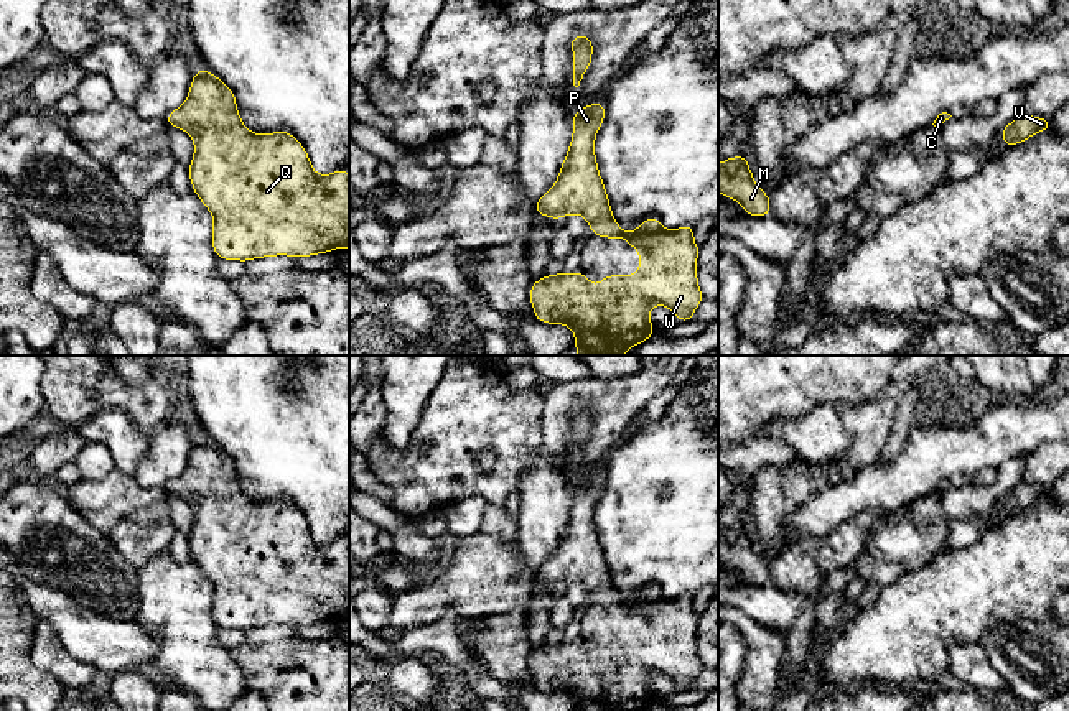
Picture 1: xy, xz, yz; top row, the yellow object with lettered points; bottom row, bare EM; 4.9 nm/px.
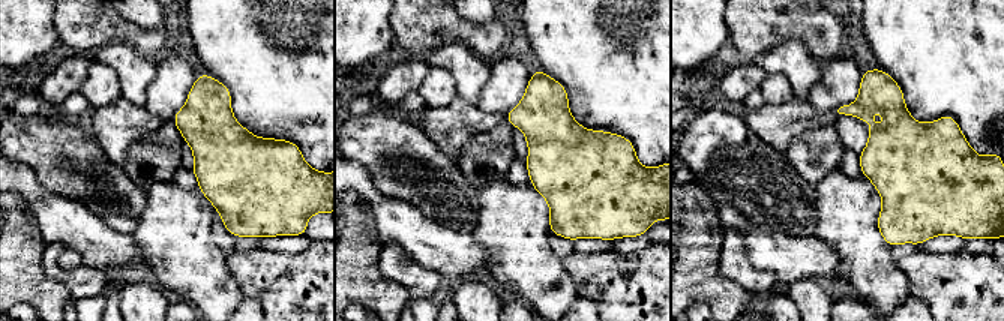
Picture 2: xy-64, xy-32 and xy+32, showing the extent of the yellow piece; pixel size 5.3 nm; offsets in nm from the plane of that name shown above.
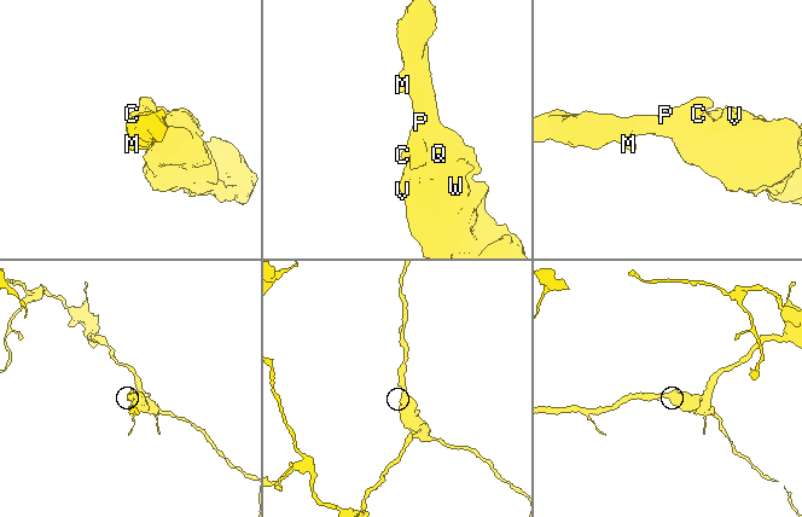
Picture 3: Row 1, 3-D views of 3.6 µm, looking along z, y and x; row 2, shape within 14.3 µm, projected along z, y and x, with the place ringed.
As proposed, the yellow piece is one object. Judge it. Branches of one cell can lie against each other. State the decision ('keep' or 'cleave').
keep

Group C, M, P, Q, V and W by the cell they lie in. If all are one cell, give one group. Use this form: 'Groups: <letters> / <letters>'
Groups: C M P Q V W

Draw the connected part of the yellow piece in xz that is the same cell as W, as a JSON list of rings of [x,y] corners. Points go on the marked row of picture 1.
[[[603,99],[573,112],[573,135],[562,161],[555,184],[534,204],[534,214],[563,219],[581,214],[591,234],[603,239],[623,239],[639,250],[636,275],[605,275],[601,283],[590,283],[585,272],[544,275],[529,290],[534,319],[545,324],[567,324],[575,334],[578,356],[623,356],[628,349],[647,341],[654,332],[651,306],[667,306],[682,323],[690,323],[697,306],[705,300],[698,288],[697,258],[700,245],[693,242],[695,225],[665,230],[656,216],[649,216],[634,232],[624,232],[616,222],[595,156],[595,137],[606,117]]]

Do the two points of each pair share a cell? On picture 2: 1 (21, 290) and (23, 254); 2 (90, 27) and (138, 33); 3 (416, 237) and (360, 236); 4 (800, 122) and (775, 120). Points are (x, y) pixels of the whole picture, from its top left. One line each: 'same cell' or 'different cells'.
1: same cell
2: same cell
3: different cells
4: same cell

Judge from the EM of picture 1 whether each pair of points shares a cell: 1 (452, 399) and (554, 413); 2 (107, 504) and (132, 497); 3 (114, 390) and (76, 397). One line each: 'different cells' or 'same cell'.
1: different cells
2: same cell
3: same cell

